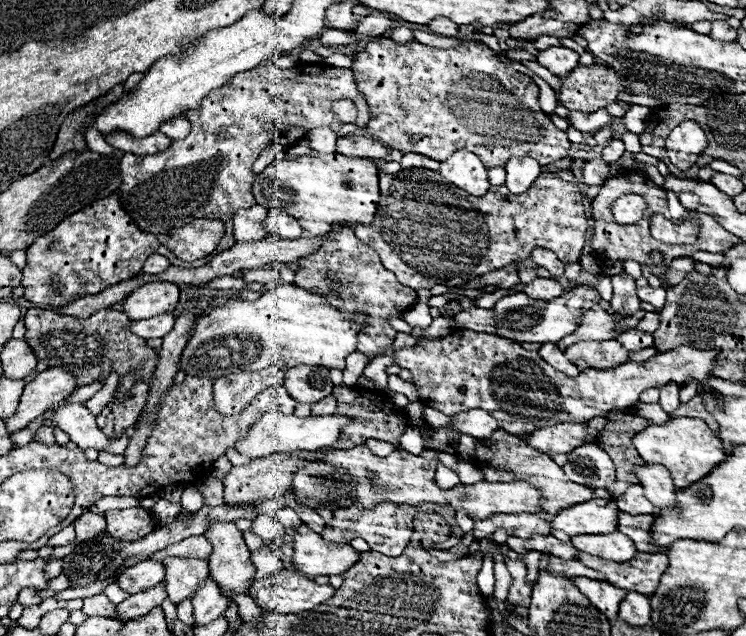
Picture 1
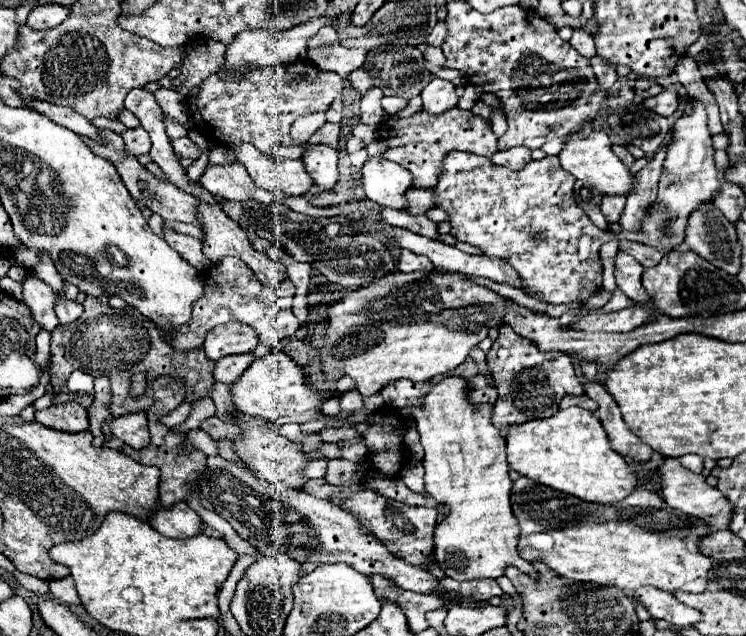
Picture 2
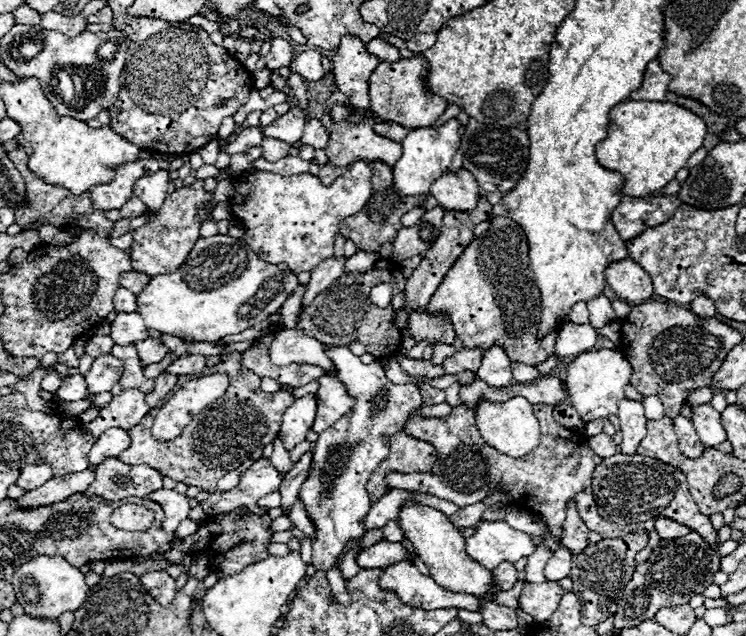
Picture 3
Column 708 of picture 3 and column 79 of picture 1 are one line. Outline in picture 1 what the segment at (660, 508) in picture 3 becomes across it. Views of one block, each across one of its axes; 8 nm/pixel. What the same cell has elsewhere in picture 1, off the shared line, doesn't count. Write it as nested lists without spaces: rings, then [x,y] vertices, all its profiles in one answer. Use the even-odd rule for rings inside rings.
[[[84,512],[76,522],[76,542],[90,542],[96,538],[106,536],[106,520],[104,516],[92,514],[92,512]]]

